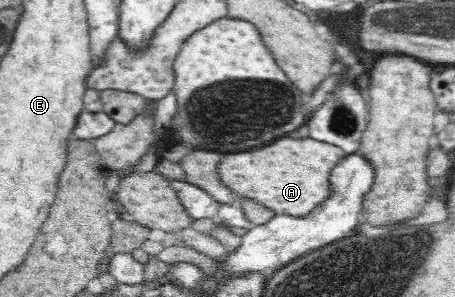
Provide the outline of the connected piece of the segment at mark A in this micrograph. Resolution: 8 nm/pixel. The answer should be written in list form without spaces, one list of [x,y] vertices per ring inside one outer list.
[[[282,138],[254,152],[228,154],[220,162],[217,171],[224,185],[238,197],[248,196],[278,214],[302,218],[328,200],[332,194],[332,168],[346,156],[345,152],[340,152],[340,148],[332,144],[308,138]]]

